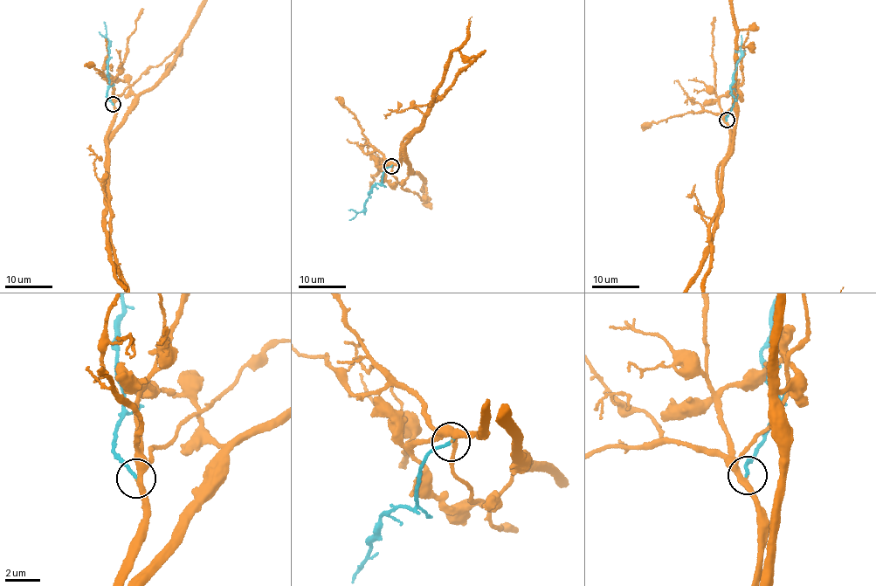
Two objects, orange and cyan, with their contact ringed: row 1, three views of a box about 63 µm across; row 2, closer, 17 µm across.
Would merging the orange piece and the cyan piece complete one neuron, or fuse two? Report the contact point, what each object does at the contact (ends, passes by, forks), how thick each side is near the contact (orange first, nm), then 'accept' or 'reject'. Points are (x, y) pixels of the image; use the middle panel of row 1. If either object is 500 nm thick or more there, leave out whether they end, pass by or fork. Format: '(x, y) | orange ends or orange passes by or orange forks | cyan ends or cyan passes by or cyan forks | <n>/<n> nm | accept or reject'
(391, 166) | orange passes by | cyan ends | 240/180 nm | accept

